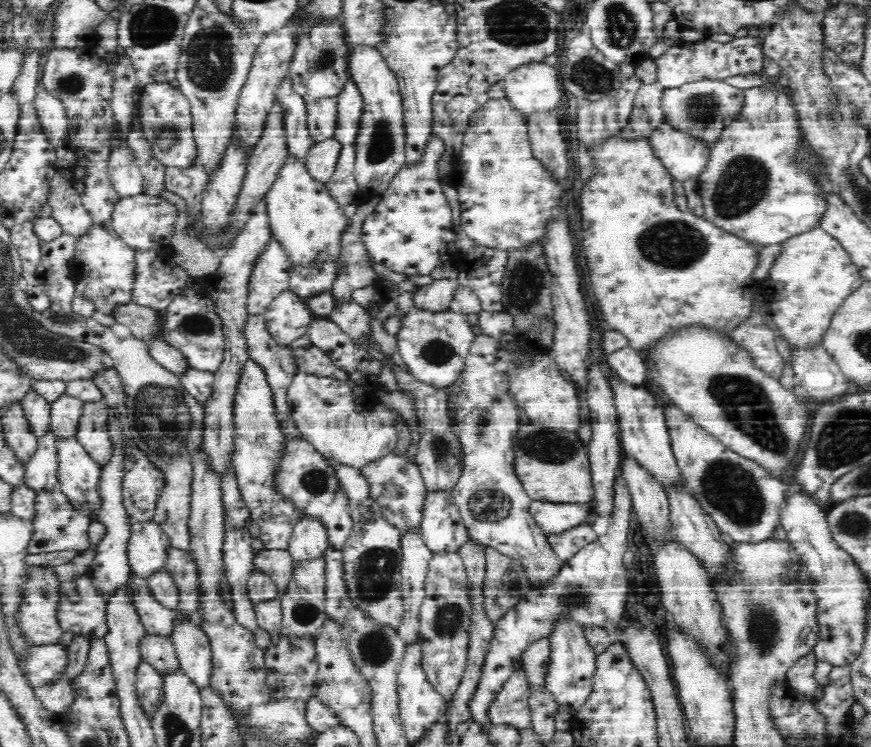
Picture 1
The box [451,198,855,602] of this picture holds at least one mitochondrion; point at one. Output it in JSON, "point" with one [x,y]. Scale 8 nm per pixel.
{"point":[744,402]}

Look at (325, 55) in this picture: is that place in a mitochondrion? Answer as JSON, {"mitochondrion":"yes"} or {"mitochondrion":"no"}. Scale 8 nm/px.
{"mitochondrion":"yes"}

